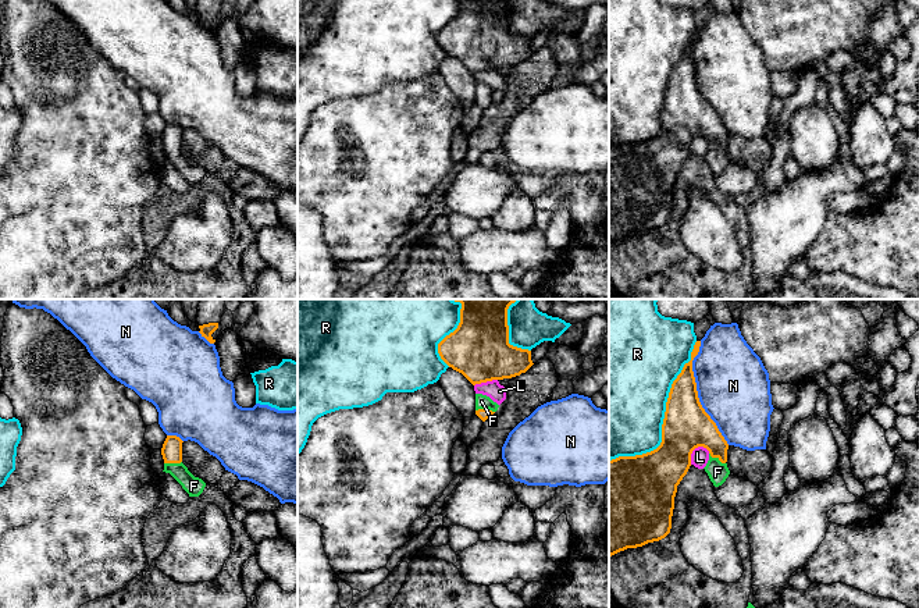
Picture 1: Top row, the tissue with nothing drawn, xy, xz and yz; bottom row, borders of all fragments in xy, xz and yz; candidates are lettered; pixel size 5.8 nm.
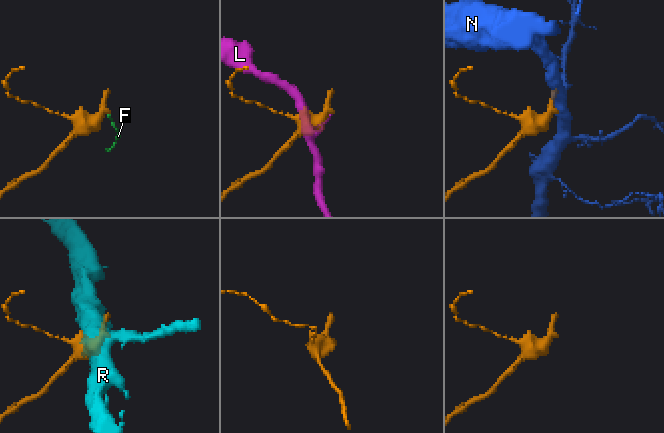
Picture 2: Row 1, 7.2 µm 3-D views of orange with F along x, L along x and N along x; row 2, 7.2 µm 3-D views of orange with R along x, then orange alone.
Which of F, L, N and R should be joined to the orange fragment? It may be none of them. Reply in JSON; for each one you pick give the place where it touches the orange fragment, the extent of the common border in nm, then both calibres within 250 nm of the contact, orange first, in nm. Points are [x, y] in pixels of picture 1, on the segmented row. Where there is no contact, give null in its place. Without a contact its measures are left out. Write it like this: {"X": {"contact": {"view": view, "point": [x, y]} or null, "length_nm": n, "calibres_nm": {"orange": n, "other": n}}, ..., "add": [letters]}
{"F": {"contact": {"view": "xz", "point": [485, 409]}, "length_nm": 110, "calibres_nm": {"orange": 60, "other": 80}}, "add": ["F"]}

